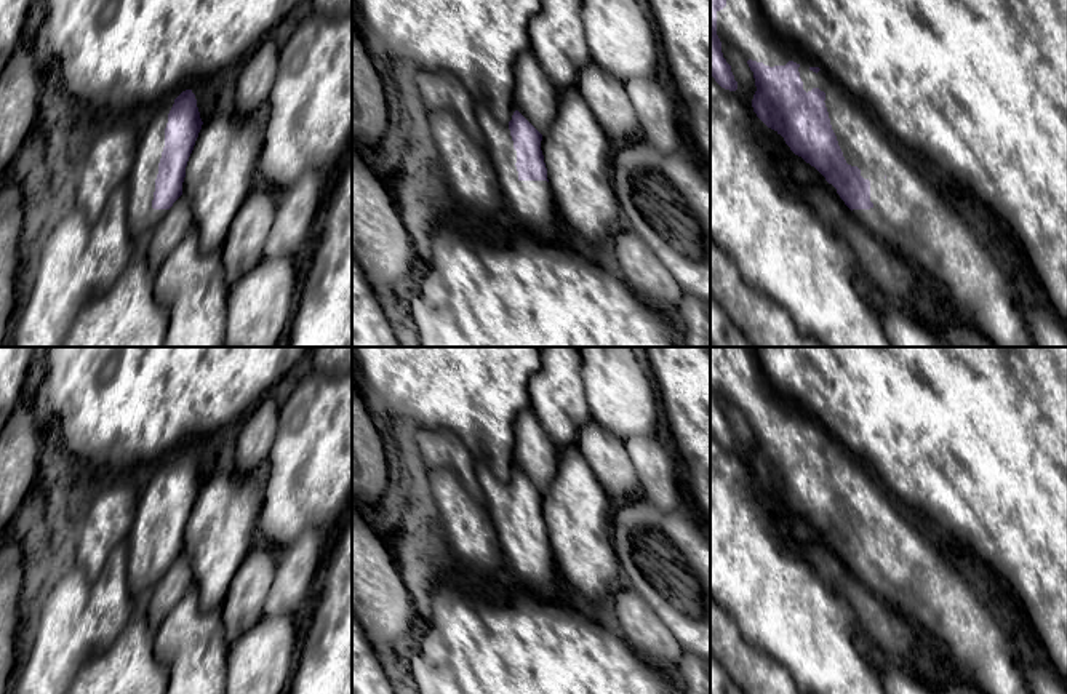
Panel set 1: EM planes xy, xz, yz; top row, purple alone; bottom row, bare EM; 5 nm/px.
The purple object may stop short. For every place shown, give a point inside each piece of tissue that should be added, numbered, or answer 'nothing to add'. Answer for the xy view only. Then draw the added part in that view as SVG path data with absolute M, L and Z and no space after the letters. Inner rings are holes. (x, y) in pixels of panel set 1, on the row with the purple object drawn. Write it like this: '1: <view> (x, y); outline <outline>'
1: xy (143, 218); outline M176 98L160 102L157 115L138 139L136 160L130 173L128 189L128 227L133 238L149 237L168 209L154 209L152 200L158 163L165 147L165 128L168 114Z

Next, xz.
1: xz (533, 202); outline M477 102L477 120L485 136L485 147L502 187L502 195L510 203L525 229L555 229L557 203L547 181L520 181L517 171L517 150L509 125L494 118L488 107Z

